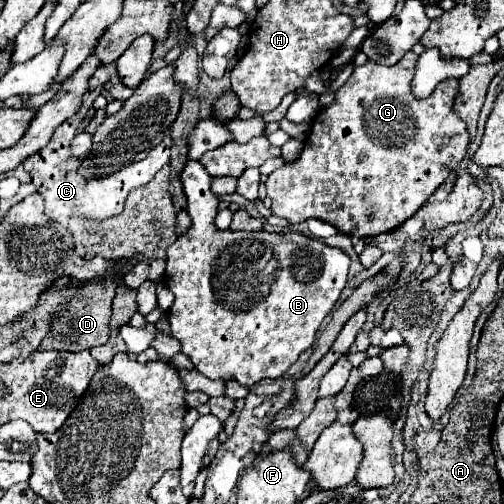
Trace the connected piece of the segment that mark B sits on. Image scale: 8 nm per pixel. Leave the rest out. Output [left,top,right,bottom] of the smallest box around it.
[165,160,349,386]

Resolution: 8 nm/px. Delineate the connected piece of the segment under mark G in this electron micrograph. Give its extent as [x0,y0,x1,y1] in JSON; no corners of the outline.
[265,52,471,238]

